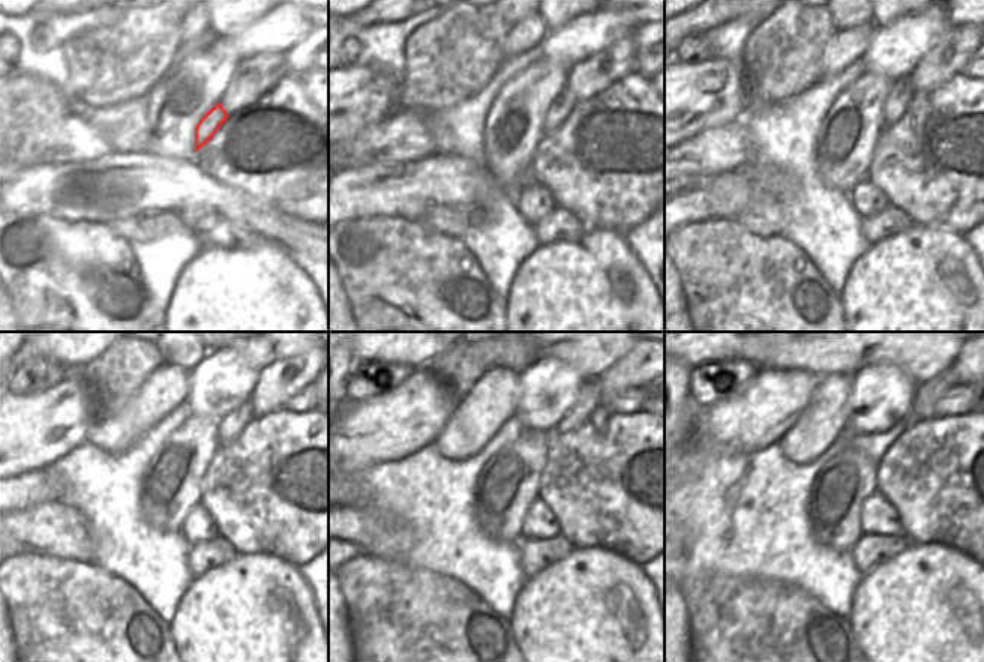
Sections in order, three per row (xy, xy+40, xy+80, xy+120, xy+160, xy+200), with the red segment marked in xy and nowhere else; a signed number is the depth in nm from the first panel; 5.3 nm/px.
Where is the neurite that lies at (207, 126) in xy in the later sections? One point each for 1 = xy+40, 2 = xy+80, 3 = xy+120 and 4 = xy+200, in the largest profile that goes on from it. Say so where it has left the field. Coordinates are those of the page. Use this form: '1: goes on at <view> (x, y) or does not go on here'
1: goes on at xy+40 (563, 104)
2: goes on at xy+80 (900, 95)
3: goes on at xy+120 (230, 427)
4: goes on at xy+200 (908, 418)

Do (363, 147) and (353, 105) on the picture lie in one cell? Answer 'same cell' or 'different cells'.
different cells

